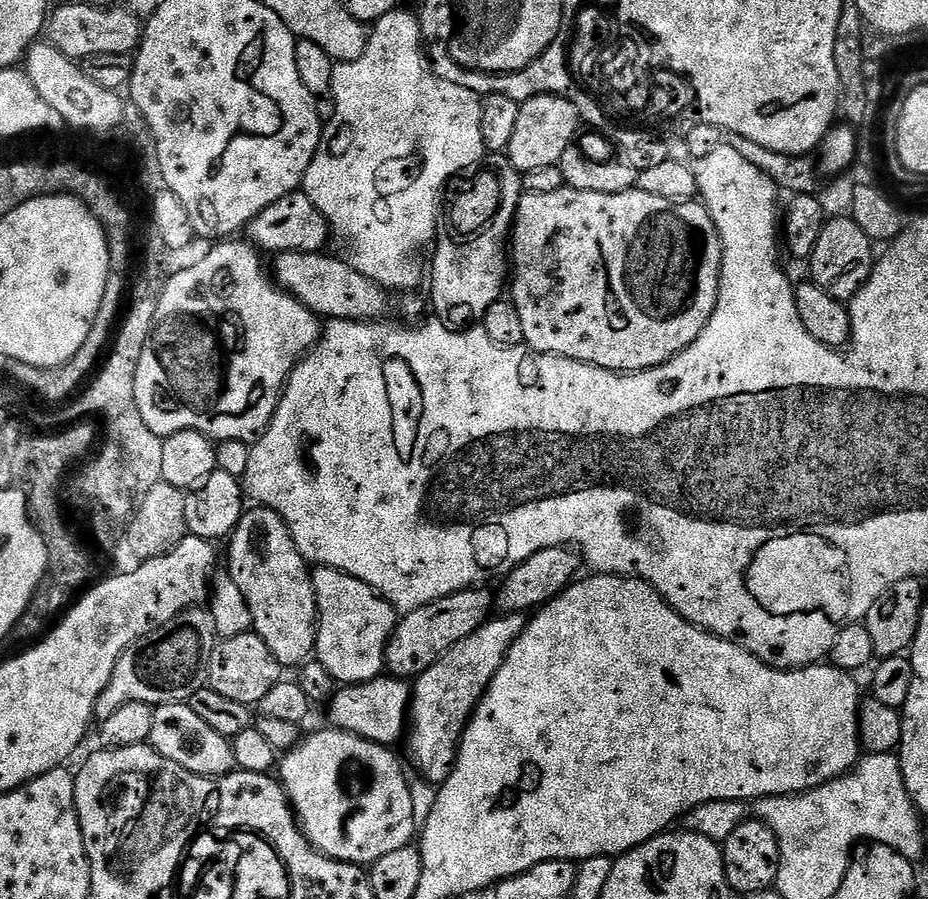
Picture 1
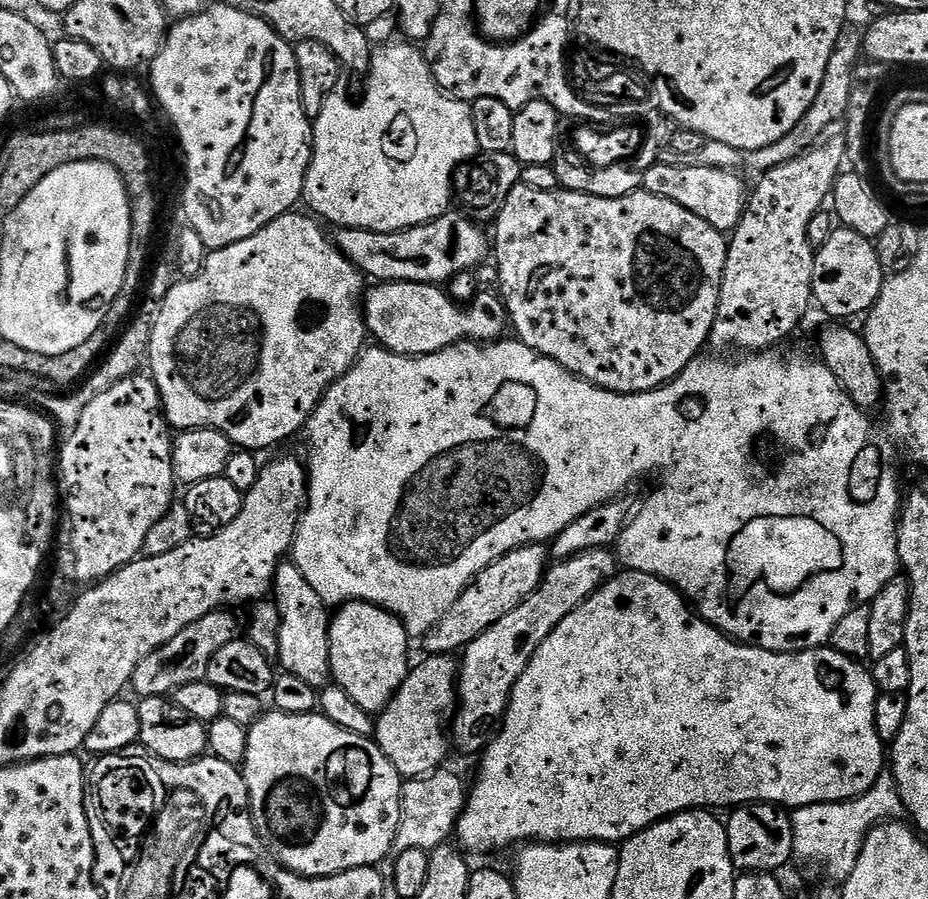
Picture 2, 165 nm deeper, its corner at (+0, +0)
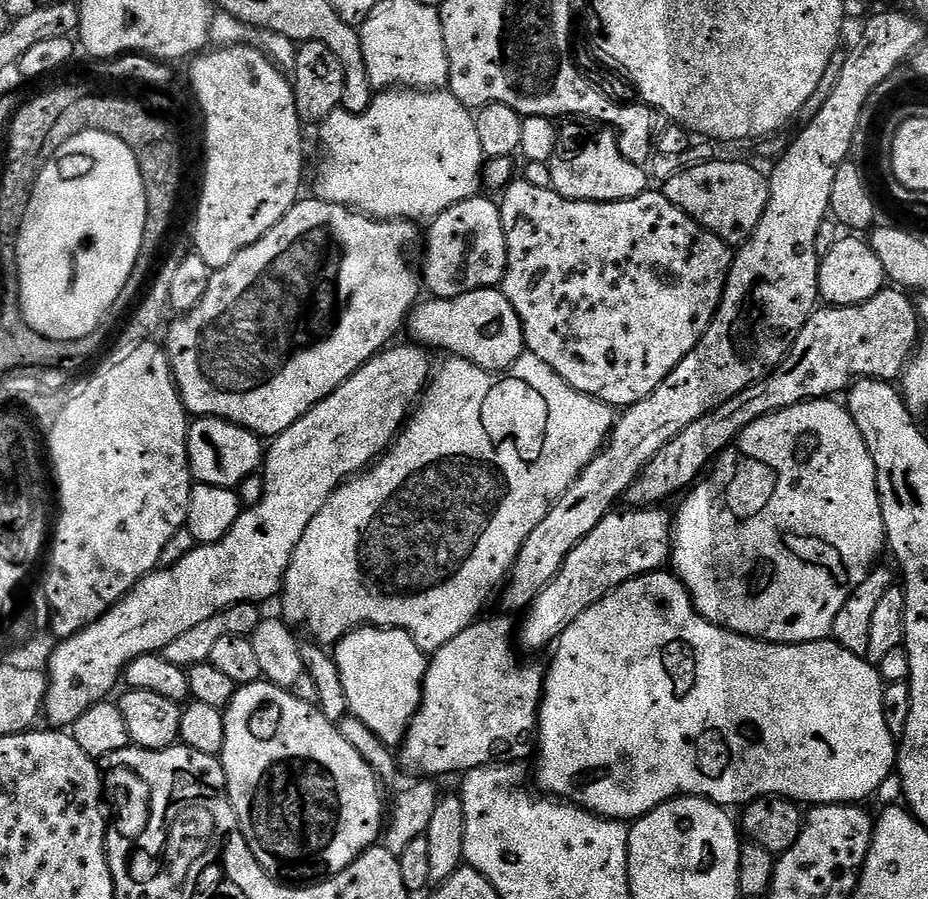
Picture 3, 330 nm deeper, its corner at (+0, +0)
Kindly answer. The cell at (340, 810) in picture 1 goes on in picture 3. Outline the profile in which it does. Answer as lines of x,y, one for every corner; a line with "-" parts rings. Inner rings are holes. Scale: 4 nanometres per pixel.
261,678
254,681
253,684
239,685
234,698
229,702
227,708
223,709
223,713
226,738
218,759
226,774
228,797
234,806
240,829
254,858
264,867
269,876
281,882
319,882
327,877
345,872
362,853
367,852
381,839
382,829
386,824
386,808
384,812
384,800
380,797
381,781
376,779
374,770
368,765
366,758
362,758
362,754
358,754
358,750
354,750
354,746
350,746
350,742
346,742
346,738
342,738
339,727
333,721
327,720
320,713
317,705
298,702
298,698
291,690
274,686

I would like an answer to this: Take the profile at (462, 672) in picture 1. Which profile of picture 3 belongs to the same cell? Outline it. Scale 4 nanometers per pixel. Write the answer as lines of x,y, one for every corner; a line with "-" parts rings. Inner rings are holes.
664,506
629,507
628,512
613,510
608,513
606,518
602,518
602,522
598,522
598,526
594,526
594,530
590,530
590,534
586,534
586,538
582,538
582,542
578,542
578,546
574,546
574,550
570,550
566,562
562,562
562,568
558,570
556,577
542,589
538,598
534,598
534,602
528,605
523,613
523,616
525,615
524,625
521,628
519,625
518,628
519,647
536,650
546,647
547,644
548,647
555,645
560,635
564,633
567,624
574,622
574,618
578,618
578,614
582,614
582,610
586,610
594,602
598,602
613,588
619,584
625,584
635,576
645,576
648,572
661,571
669,563
672,551
674,516
671,511
667,512
666,509
667,507

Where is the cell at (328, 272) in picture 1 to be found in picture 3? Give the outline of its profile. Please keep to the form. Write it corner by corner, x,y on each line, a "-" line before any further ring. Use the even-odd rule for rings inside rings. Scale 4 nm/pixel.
499,287
479,288
449,300
421,299
408,314
406,332
425,349
441,348
449,357
465,360
487,372
505,372
526,352
522,322

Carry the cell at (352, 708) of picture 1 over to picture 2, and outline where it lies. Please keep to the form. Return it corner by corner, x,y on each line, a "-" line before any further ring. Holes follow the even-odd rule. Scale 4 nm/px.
425,655
420,665
409,667
408,676
384,711
375,717
374,739
401,777
427,776
439,769
450,752
450,725
458,707
458,660
455,655

